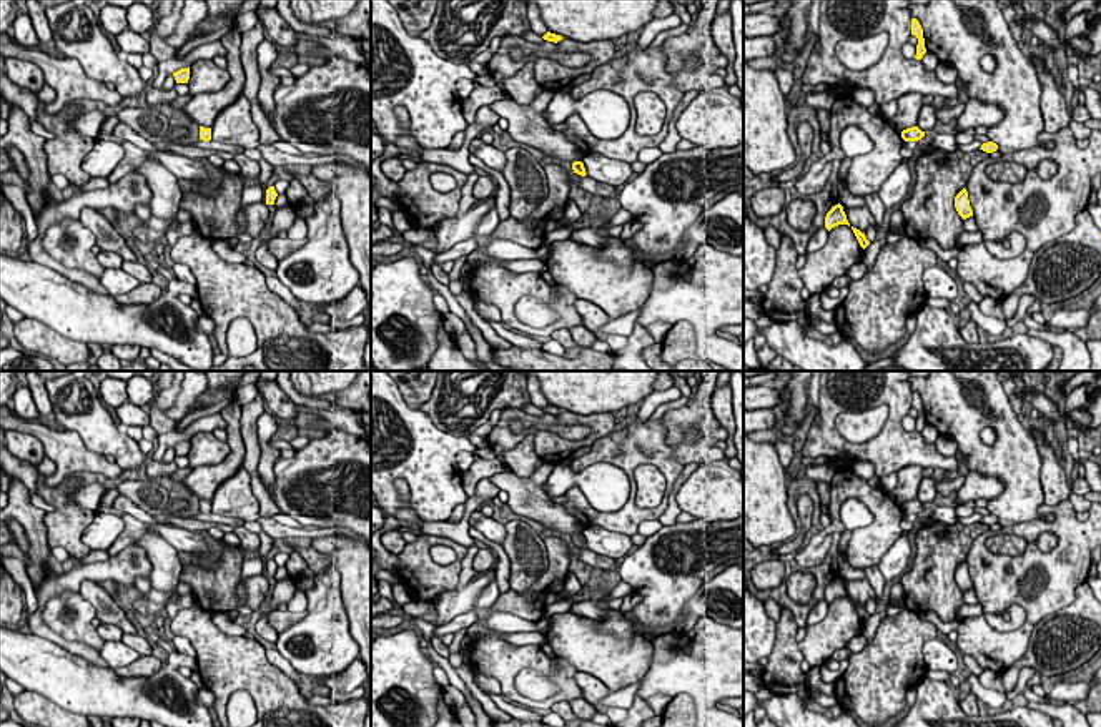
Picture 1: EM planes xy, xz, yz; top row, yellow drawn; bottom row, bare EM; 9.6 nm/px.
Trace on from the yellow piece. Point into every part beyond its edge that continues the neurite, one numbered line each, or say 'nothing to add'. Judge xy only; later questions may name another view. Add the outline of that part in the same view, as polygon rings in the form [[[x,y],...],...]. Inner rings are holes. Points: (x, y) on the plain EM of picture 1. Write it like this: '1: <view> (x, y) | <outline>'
nothing to add

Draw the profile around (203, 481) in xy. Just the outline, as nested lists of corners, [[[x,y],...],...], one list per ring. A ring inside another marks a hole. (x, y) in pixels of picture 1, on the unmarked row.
[[[230,403],[220,411],[226,421],[230,454],[218,464],[198,466],[183,479],[185,487],[198,499],[213,501],[216,489],[243,466],[246,448],[241,438],[241,404]]]

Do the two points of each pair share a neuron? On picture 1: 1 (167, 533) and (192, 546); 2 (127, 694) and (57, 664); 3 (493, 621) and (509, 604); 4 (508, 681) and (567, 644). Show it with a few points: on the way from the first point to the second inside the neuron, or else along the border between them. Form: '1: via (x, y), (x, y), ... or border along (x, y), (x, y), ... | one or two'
1: via (173, 536), (185, 541) | one
2: via (110, 694), (85, 689), (74, 681) | one
3: border along (478, 616), (509, 613), (531, 623) | two
4: border along (554, 656), (559, 656), (579, 671) | two

